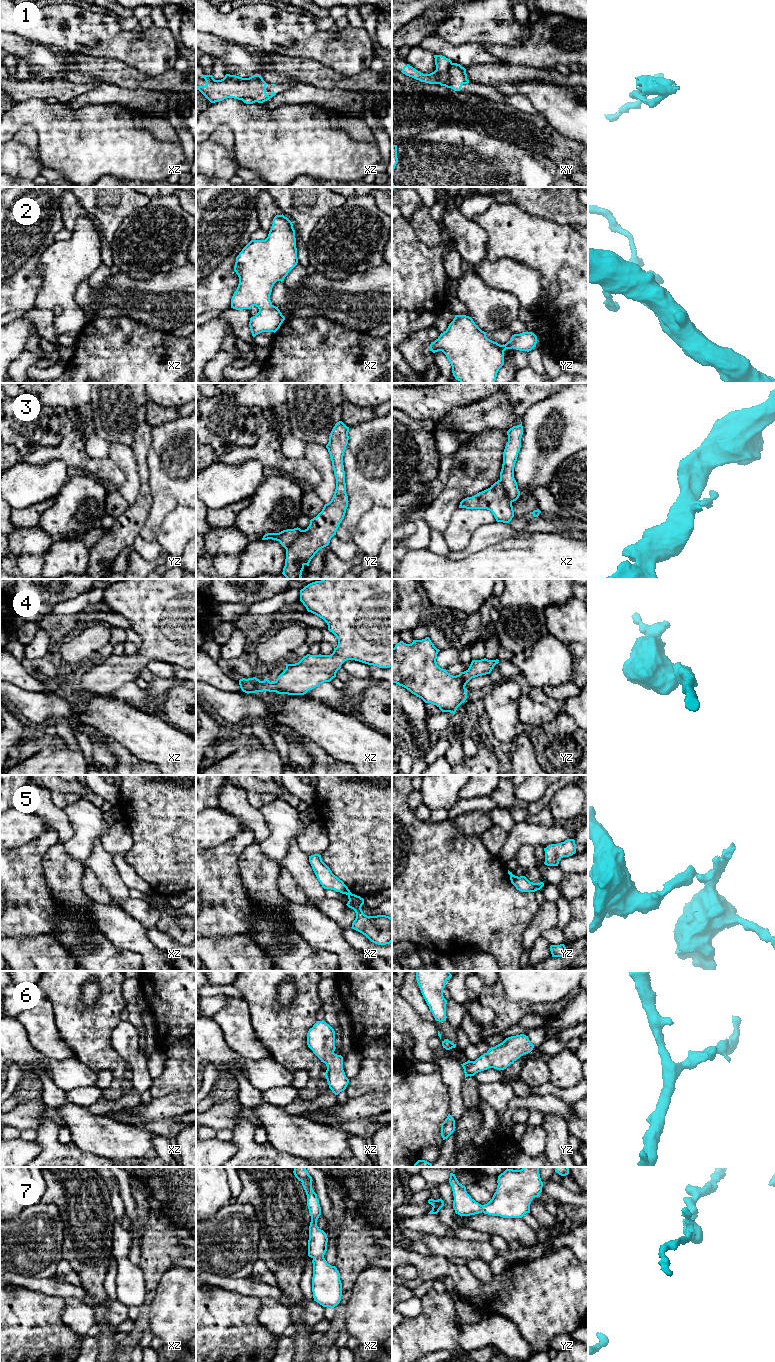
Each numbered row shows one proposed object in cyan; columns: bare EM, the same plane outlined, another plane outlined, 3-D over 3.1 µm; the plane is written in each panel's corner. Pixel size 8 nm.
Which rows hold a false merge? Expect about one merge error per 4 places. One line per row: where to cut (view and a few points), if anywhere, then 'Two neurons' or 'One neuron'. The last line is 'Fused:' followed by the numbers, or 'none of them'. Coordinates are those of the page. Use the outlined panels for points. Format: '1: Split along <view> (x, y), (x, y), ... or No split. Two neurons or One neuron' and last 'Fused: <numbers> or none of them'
1: Split along xy (452, 63), (448, 70), (449, 80), (444, 85). Two neurons
2: No split. One neuron
3: Split along xz (499, 480), (512, 501). Two neurons
4: No split. One neuron
5: Split along xz (350, 892), (347, 894). Two neurons
6: No split. One neuron
7: No split. One neuron
Fused: 1, 3, 5

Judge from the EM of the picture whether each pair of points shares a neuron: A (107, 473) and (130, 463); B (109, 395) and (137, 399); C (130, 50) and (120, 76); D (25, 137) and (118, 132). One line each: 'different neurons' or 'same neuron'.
A: different neurons
B: same neuron
C: different neurons
D: different neurons

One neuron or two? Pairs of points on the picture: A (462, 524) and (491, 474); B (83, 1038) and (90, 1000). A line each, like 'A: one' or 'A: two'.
A: two
B: two

